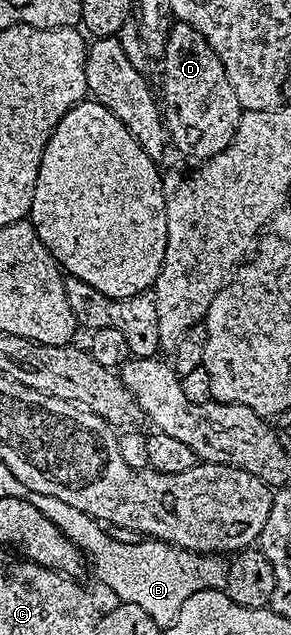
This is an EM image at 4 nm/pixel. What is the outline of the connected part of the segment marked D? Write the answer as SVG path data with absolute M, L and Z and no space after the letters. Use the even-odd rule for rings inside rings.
M177 21L169 28L169 40L159 66L163 122L172 146L174 143L189 159L196 155L201 161L216 159L232 144L243 114L235 89L231 89L227 81L221 58L189 23Z

